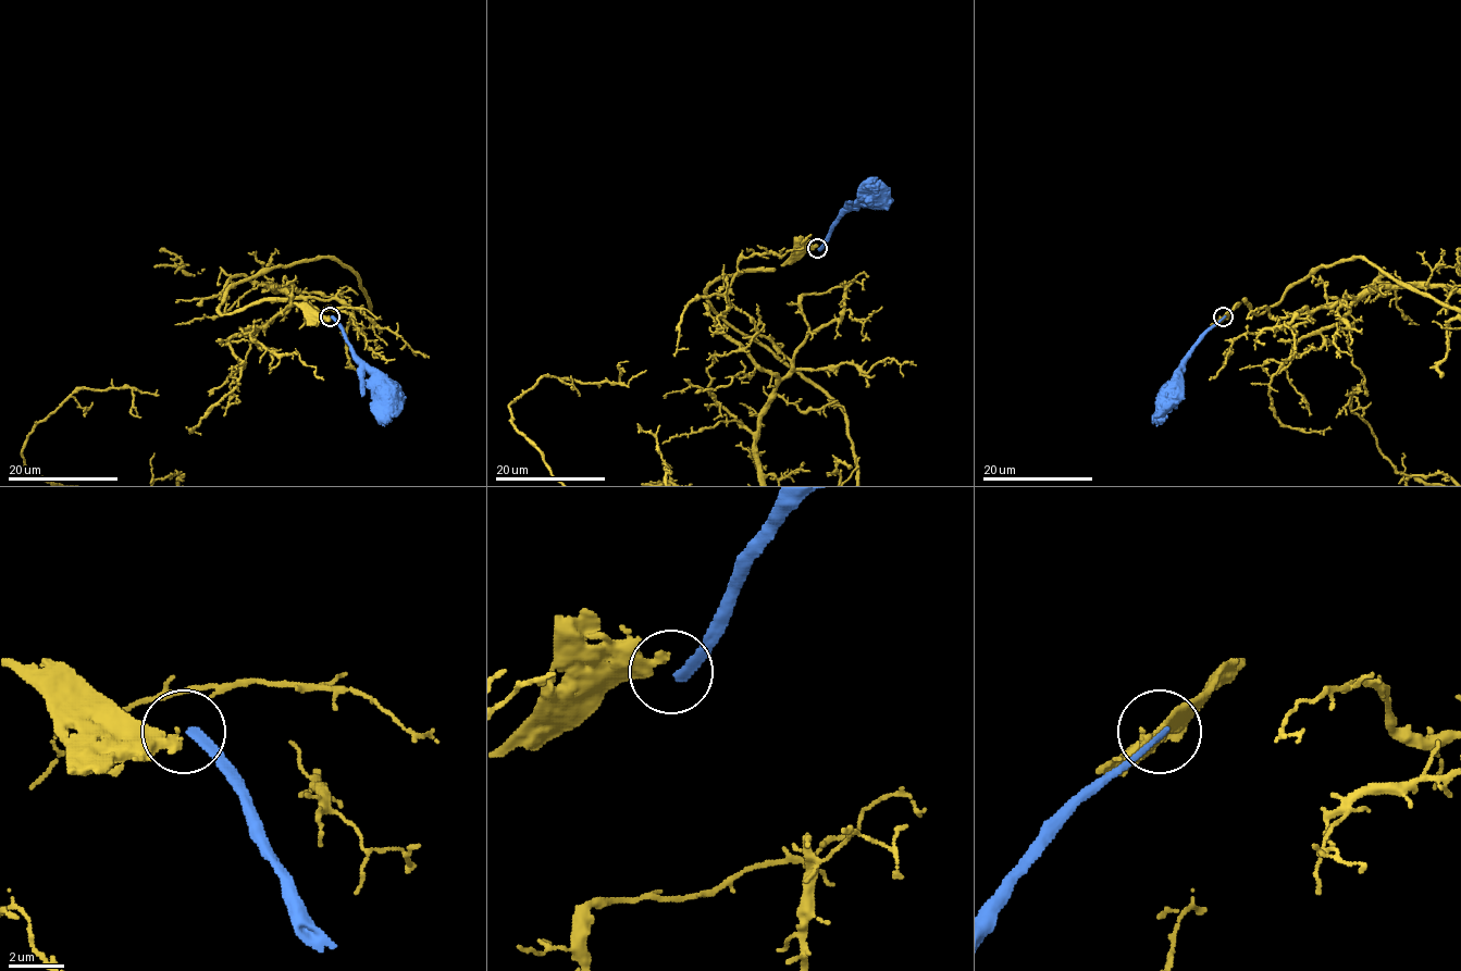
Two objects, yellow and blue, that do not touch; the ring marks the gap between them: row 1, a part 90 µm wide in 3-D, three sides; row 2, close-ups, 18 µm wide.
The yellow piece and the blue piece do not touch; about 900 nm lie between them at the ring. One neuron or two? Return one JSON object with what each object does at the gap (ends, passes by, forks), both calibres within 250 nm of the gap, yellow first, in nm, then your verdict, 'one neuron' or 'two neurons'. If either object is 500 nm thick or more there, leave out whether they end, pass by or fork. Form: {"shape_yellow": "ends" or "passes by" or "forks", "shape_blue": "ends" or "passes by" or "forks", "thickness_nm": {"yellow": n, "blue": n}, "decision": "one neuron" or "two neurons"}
{"shape_yellow": "ends", "shape_blue": "ends", "thickness_nm": {"yellow": 360, "blue": 280}, "decision": "two neurons"}

